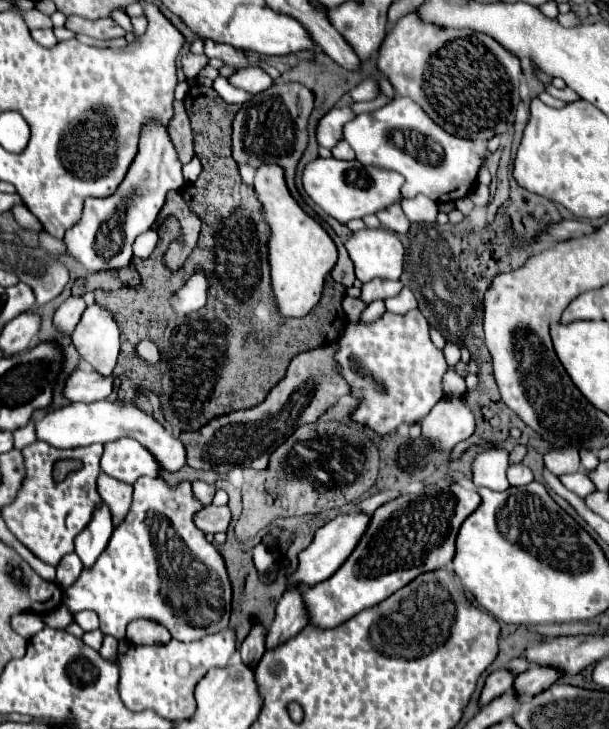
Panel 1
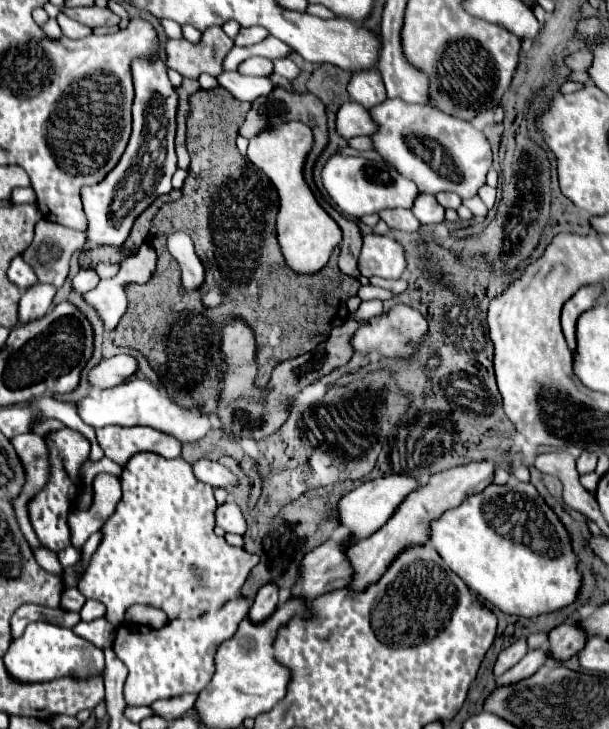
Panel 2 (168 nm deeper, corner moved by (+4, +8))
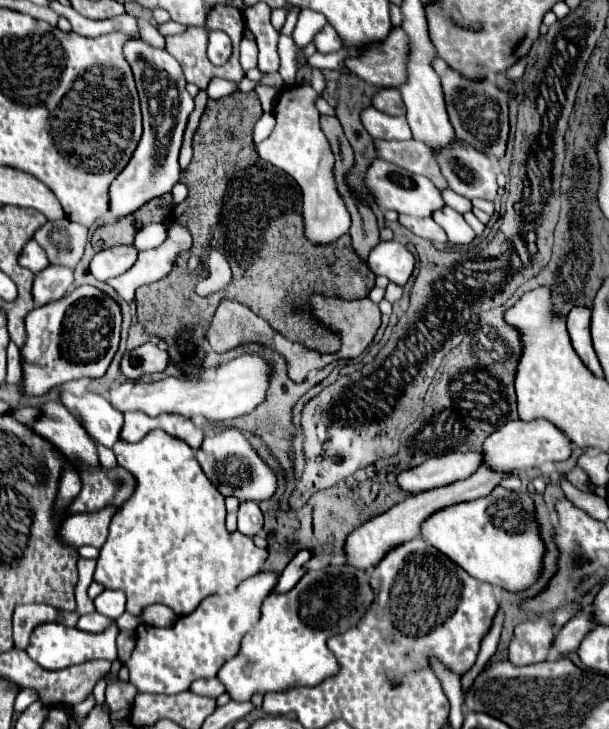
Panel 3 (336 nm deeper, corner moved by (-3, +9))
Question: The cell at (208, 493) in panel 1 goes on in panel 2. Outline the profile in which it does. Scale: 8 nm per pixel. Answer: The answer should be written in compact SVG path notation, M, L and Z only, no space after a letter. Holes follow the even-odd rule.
M201 459L193 465L193 471L195 471L195 477L211 487L227 487L235 481L235 475L231 475L231 471L227 467L223 467L221 463L217 461L207 461L207 459Z

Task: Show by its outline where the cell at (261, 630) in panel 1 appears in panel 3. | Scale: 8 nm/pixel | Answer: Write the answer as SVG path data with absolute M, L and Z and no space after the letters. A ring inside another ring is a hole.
M308 548L296 552L296 556L288 562L288 566L284 568L284 572L280 574L274 592L286 592L286 590L290 590L304 576L304 572L306 572L304 562L308 562L310 558L312 558L312 550L308 550Z

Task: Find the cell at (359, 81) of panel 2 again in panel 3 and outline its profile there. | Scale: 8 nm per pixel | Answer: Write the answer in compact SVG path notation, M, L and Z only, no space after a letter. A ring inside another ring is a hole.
M382 88L374 100L372 100L374 108L390 114L390 116L404 116L406 114L406 106L402 102L402 96L396 88Z

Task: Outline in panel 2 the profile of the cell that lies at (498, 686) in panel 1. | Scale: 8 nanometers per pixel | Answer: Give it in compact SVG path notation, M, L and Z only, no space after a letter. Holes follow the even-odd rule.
M519 639L519 641L515 641L511 647L503 649L503 651L499 653L497 661L495 661L493 675L495 675L495 677L503 675L507 669L511 669L515 663L519 663L525 653L527 653L527 643L525 643L525 639Z

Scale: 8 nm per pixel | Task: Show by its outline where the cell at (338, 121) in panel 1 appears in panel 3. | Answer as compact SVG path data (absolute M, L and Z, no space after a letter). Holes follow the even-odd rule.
M374 106L362 112L362 124L368 134L378 140L412 140L412 132L404 116L388 116Z

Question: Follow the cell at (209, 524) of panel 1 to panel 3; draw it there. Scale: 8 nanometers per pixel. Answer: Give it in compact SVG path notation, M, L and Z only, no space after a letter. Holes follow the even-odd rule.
M240 502L238 508L238 532L246 536L256 536L264 526L264 516L258 502Z

